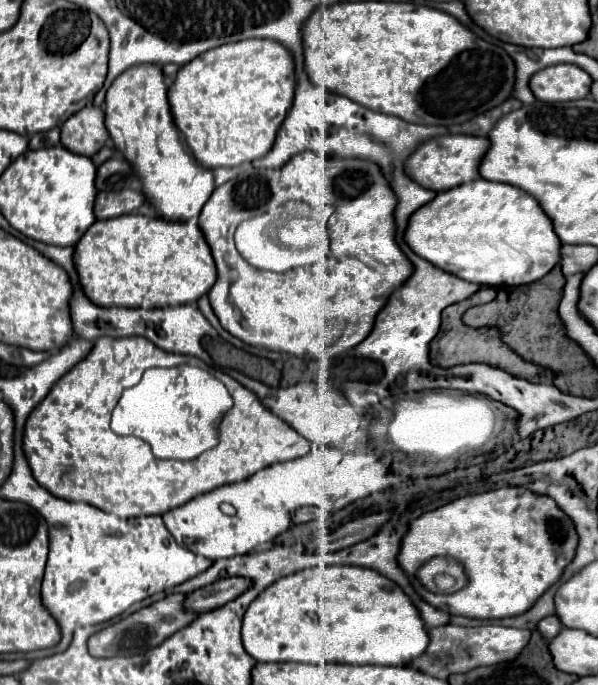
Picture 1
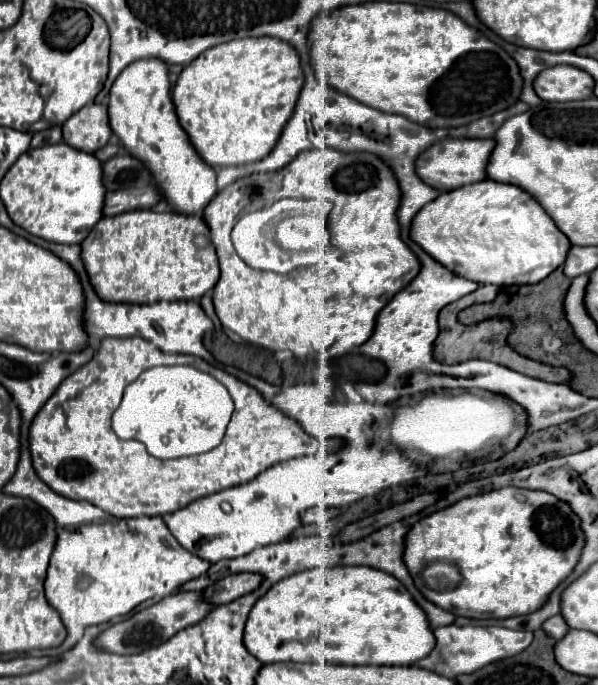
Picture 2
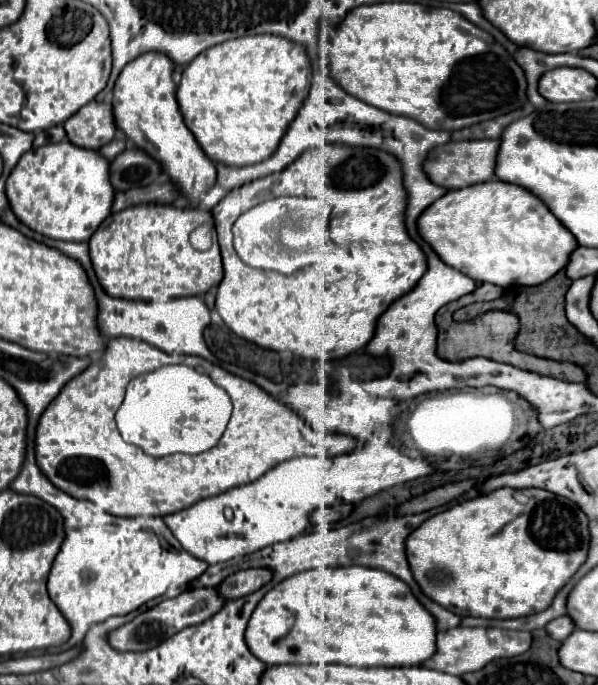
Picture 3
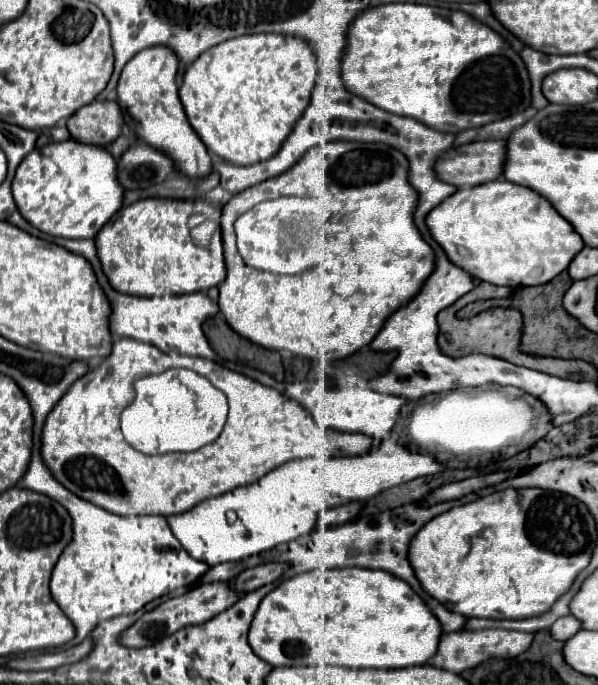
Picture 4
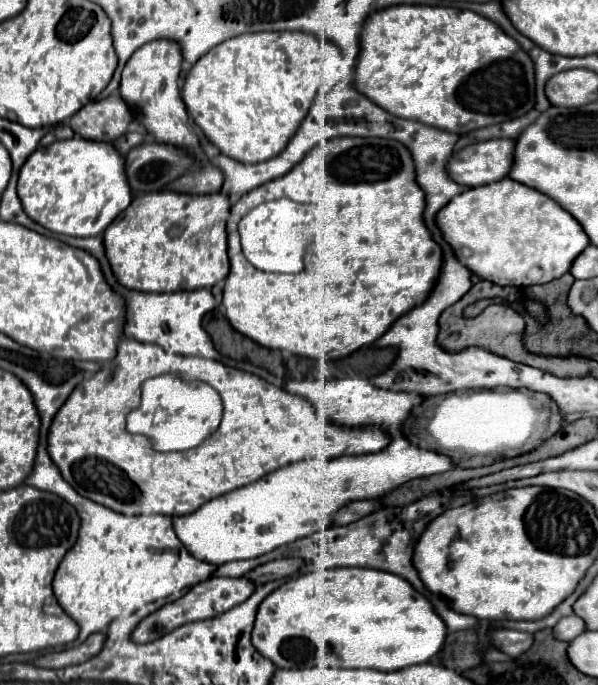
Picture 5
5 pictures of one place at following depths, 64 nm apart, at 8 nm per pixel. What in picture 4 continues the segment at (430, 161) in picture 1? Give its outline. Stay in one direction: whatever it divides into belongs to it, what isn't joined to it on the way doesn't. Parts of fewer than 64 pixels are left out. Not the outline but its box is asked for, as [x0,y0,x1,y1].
[436,140,506,186]

